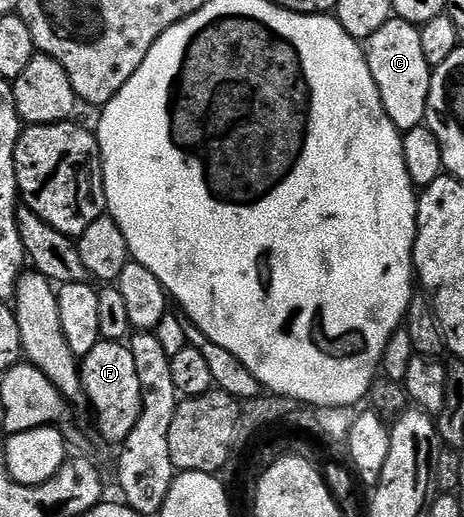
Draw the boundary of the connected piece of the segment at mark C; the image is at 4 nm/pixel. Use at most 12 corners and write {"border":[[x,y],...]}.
{"border":[[393,17],[366,40],[374,85],[402,133],[428,113],[434,68],[420,27]]}

